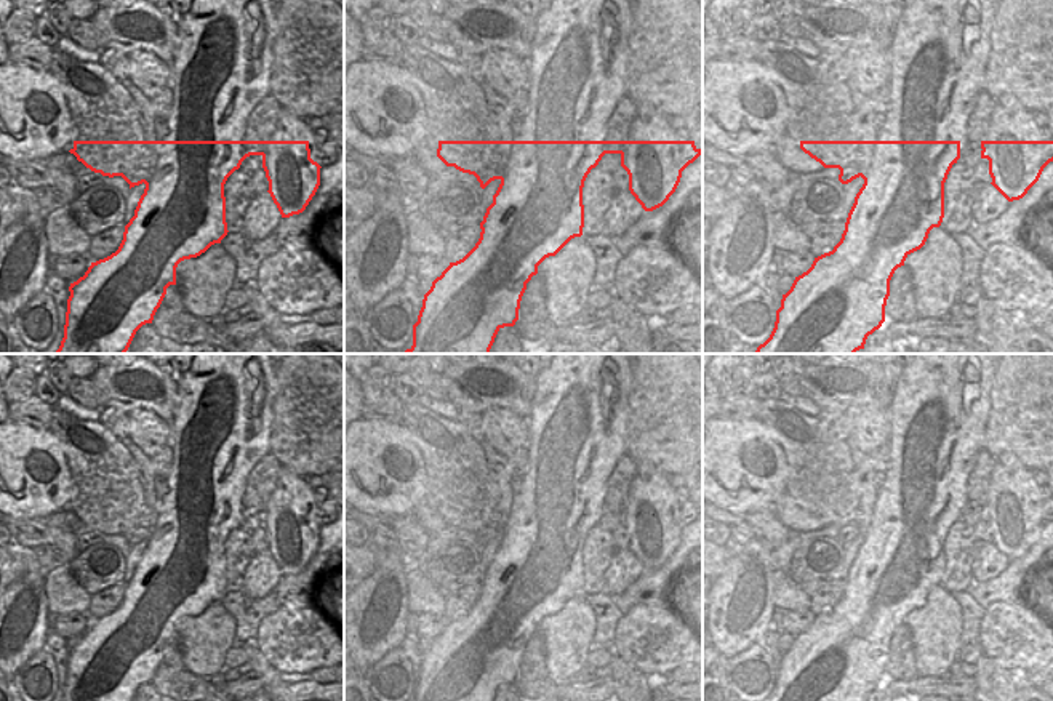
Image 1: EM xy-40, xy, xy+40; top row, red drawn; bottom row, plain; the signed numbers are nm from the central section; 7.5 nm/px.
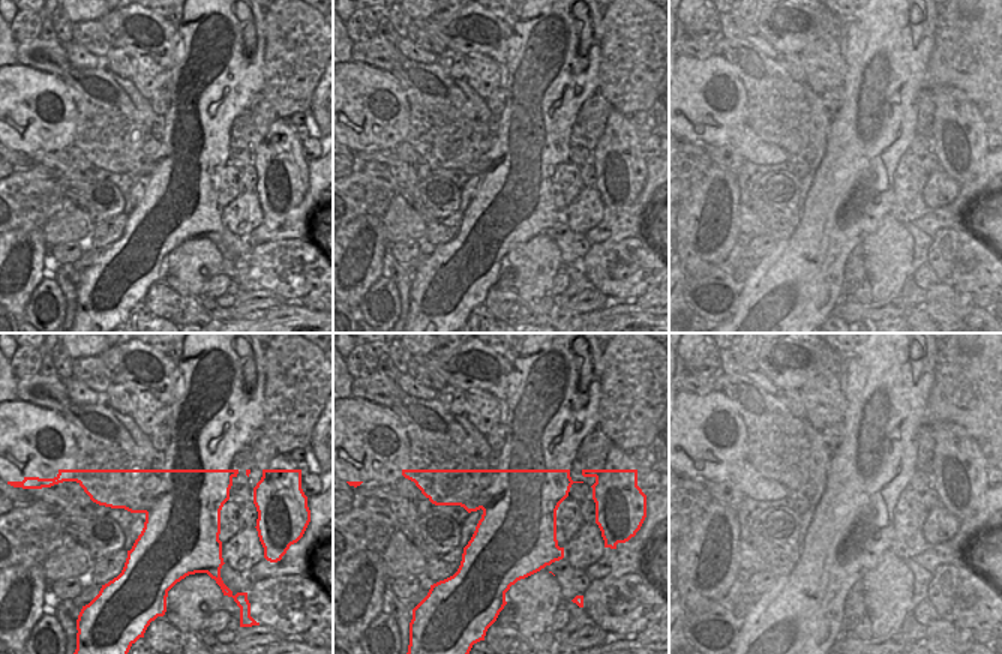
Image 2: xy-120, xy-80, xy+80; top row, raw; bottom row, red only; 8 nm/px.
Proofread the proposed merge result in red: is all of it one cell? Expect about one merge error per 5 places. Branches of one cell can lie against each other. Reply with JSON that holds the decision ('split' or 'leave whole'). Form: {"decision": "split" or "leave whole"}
{"decision": "split"}

